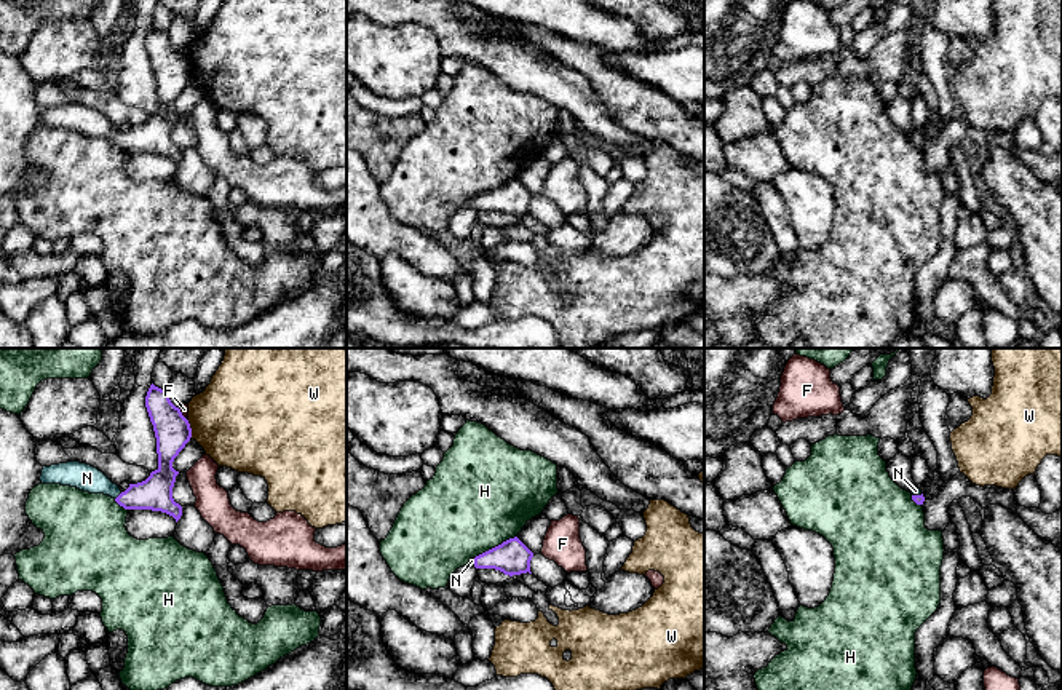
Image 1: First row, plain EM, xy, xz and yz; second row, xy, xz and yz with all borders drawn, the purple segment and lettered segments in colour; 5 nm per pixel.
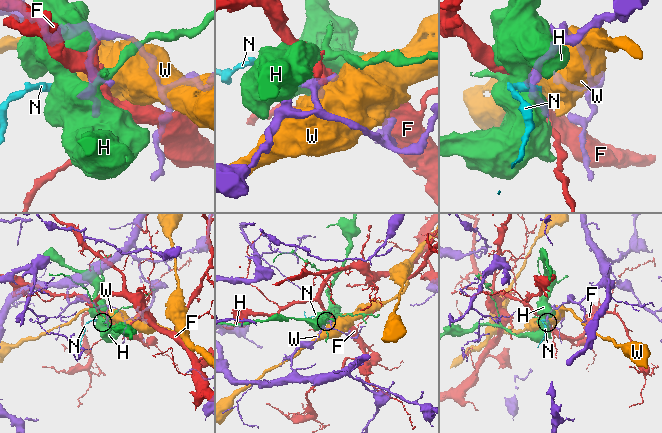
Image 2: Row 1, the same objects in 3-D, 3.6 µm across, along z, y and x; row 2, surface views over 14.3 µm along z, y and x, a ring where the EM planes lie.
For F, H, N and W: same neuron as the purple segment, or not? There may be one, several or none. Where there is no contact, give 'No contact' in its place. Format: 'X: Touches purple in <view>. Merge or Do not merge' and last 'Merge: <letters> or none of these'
F: Touches purple in xy. Do not merge
H: Touches purple in xz. Do not merge
N: Touches purple in xy. Merge
W: Touches purple in xy. Do not merge
Merge: N

